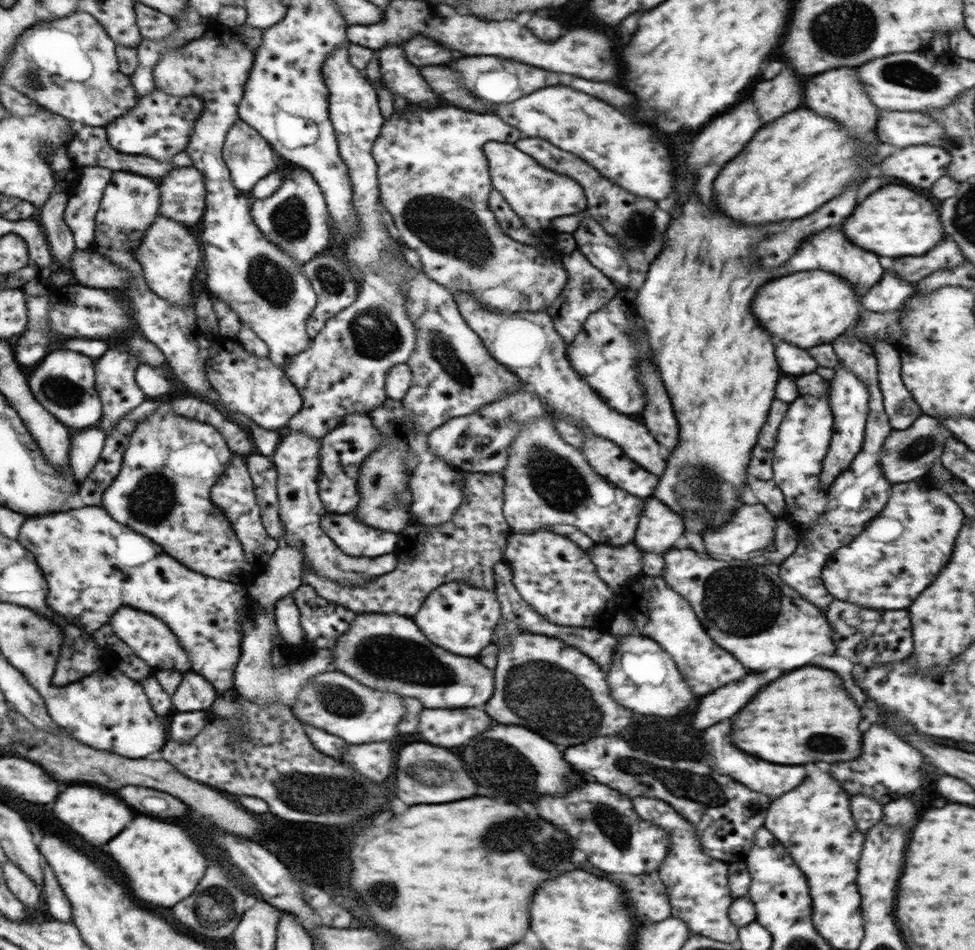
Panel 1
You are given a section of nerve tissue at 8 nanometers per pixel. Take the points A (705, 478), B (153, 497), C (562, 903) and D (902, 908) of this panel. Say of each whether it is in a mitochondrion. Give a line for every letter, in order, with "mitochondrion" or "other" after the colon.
A: mitochondrion
B: mitochondrion
C: other
D: other

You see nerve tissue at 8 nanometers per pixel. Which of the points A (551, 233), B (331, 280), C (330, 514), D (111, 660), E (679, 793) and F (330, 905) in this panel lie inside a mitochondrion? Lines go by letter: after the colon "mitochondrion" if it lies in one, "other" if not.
A: other
B: mitochondrion
C: other
D: other
E: mitochondrion
F: other

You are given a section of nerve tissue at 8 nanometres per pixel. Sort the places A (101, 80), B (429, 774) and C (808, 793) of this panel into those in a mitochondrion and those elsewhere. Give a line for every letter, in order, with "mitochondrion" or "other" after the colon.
A: other
B: mitochondrion
C: other

